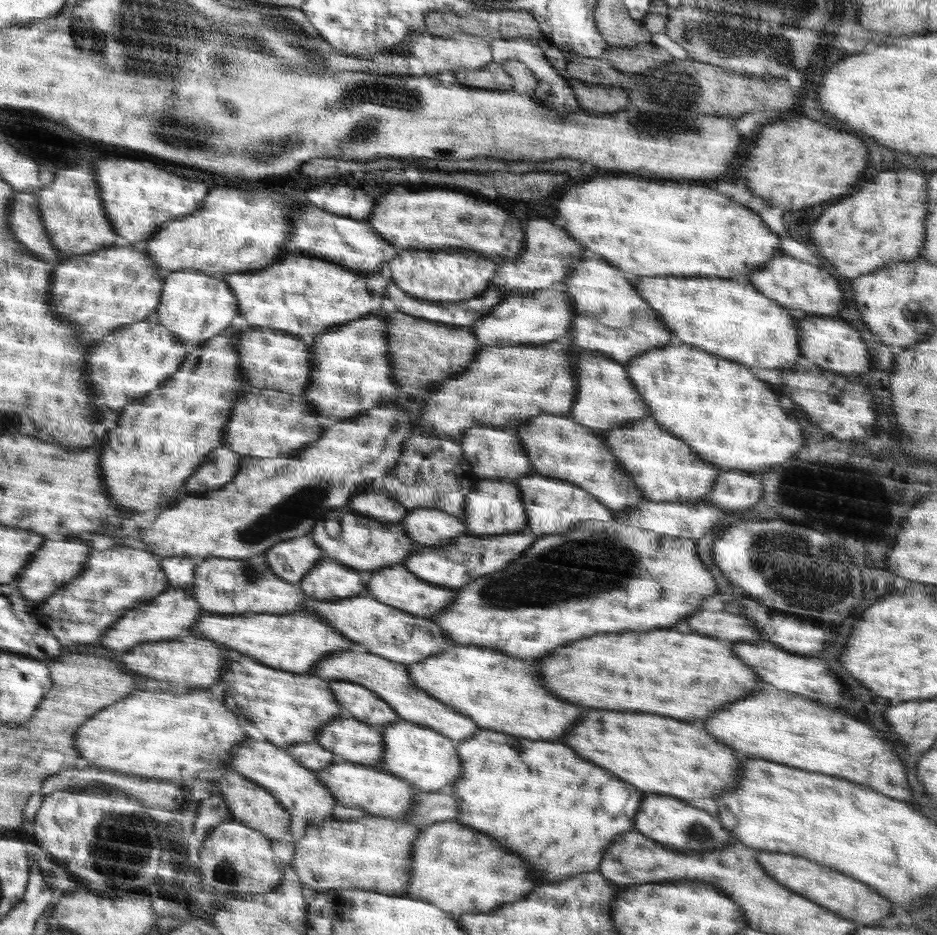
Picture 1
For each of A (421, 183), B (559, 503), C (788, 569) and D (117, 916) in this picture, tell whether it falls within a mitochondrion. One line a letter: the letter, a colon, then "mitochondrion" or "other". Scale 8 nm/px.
A: other
B: other
C: mitochondrion
D: other

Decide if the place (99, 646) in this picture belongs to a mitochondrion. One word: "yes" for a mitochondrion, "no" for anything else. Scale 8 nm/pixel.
no

